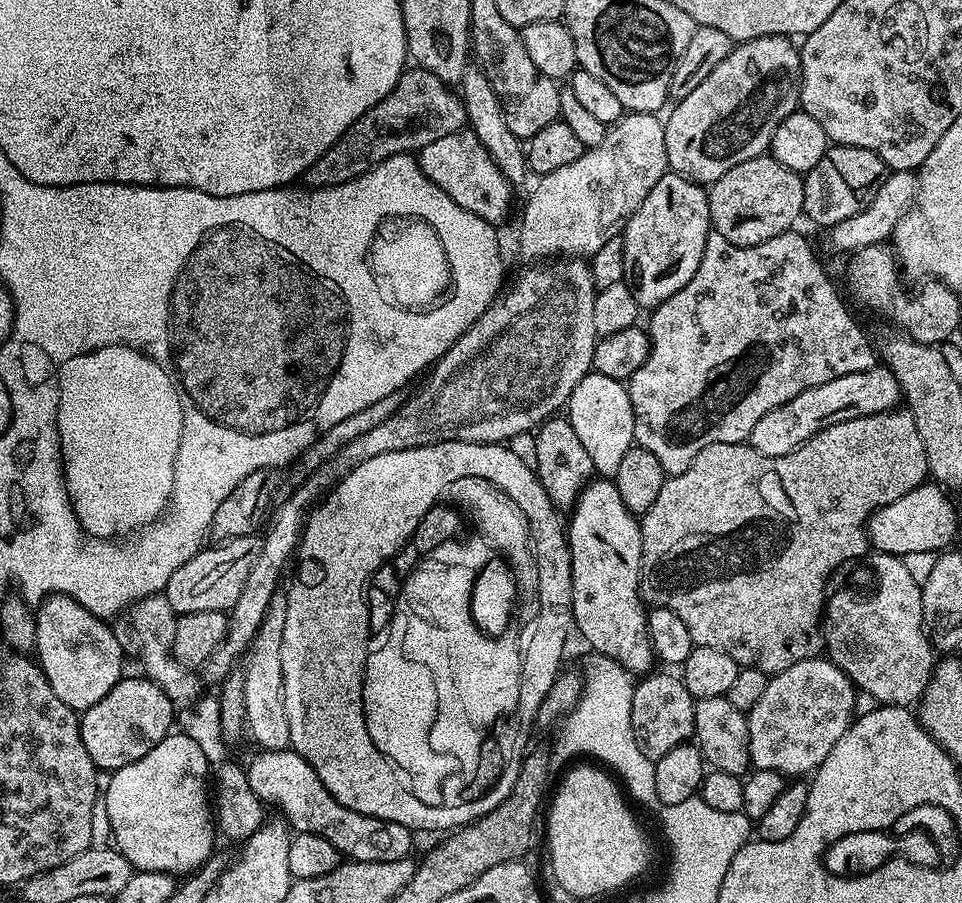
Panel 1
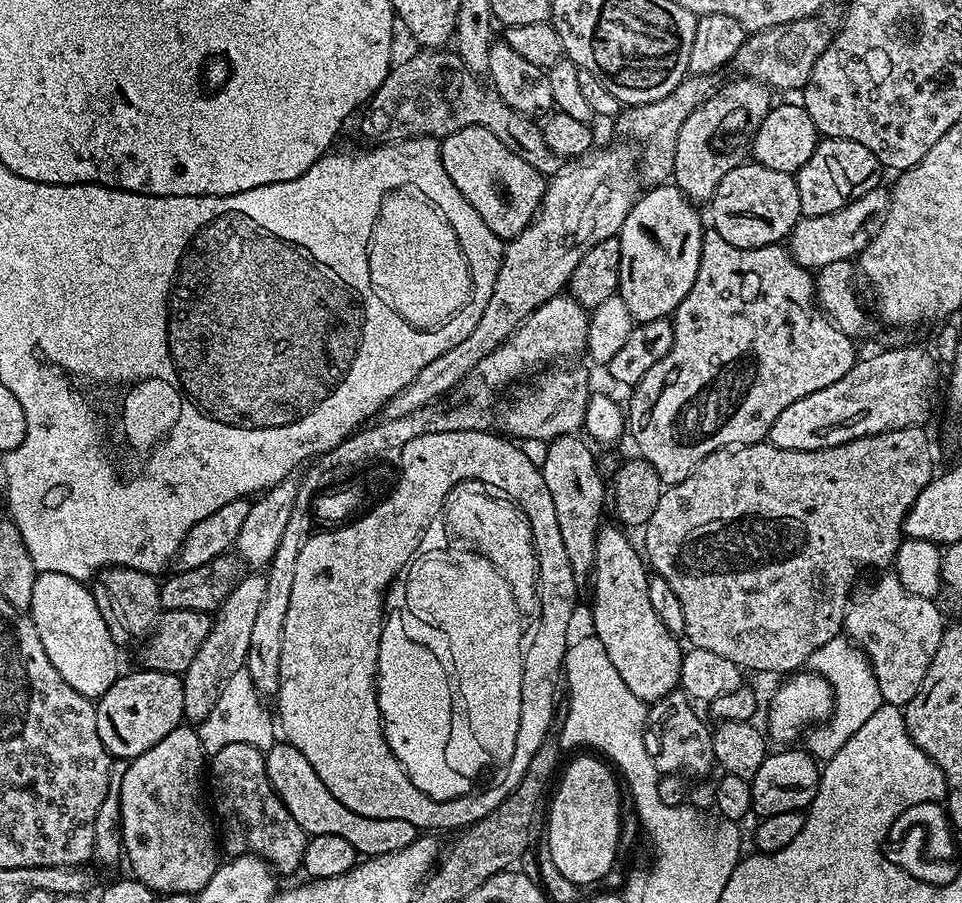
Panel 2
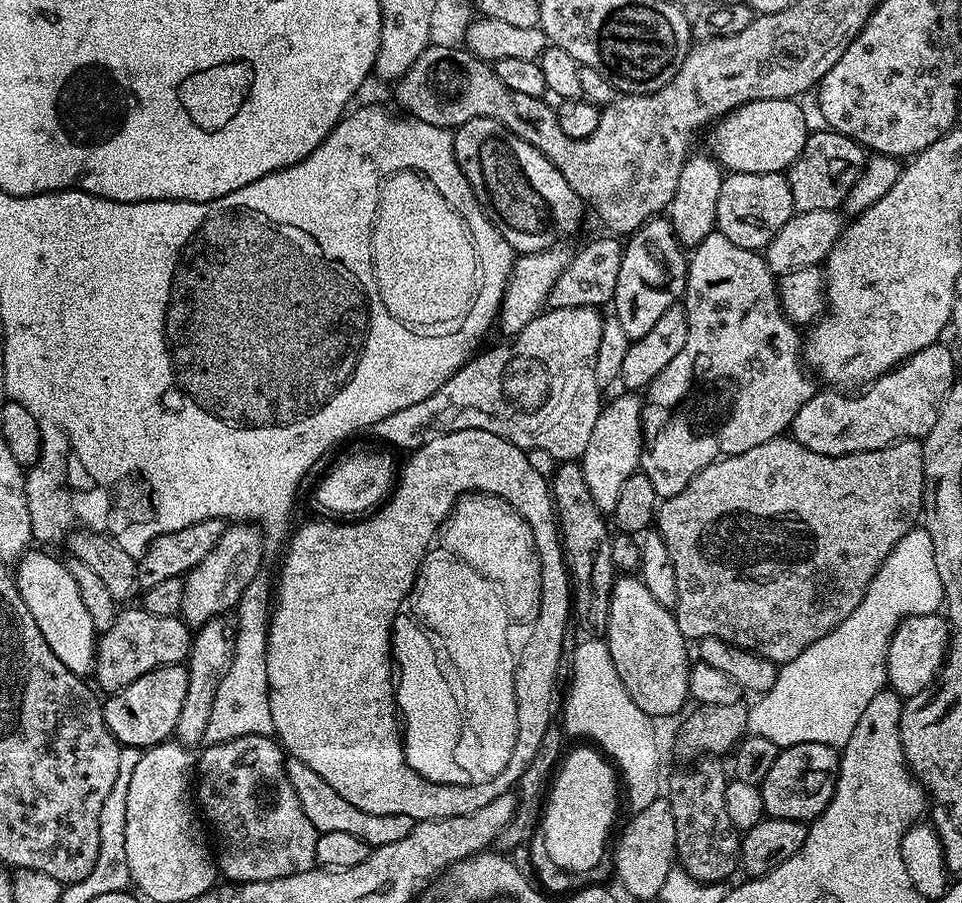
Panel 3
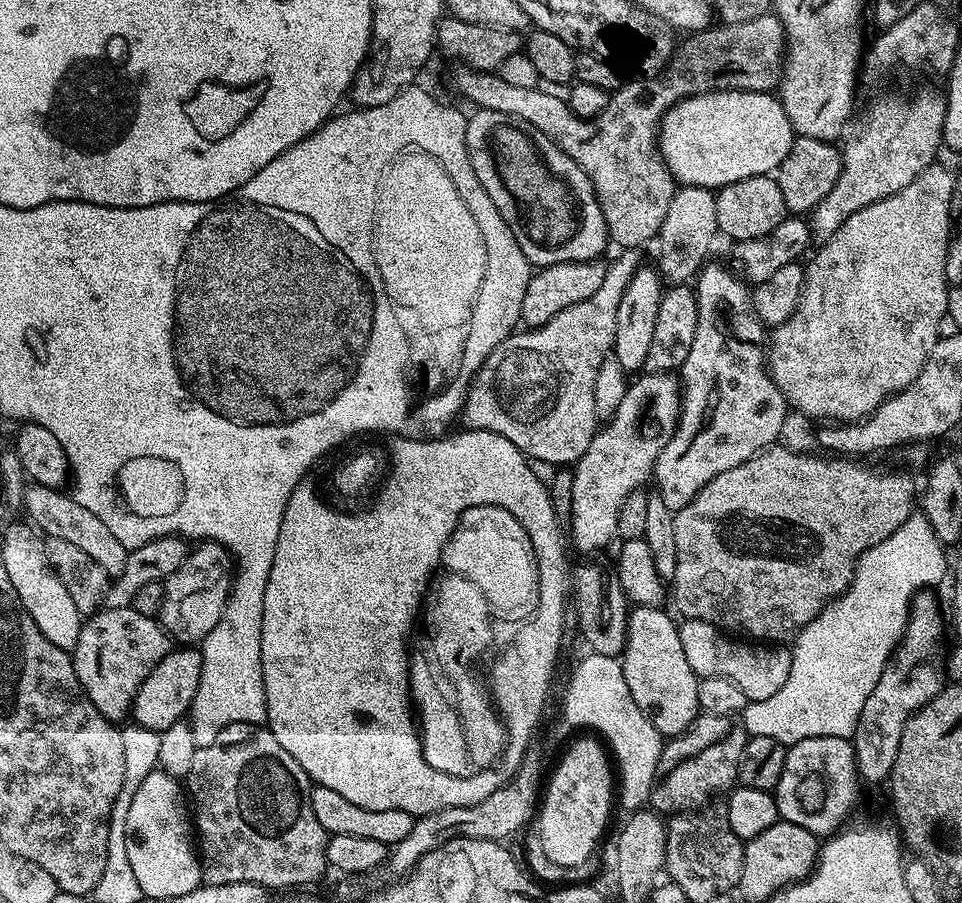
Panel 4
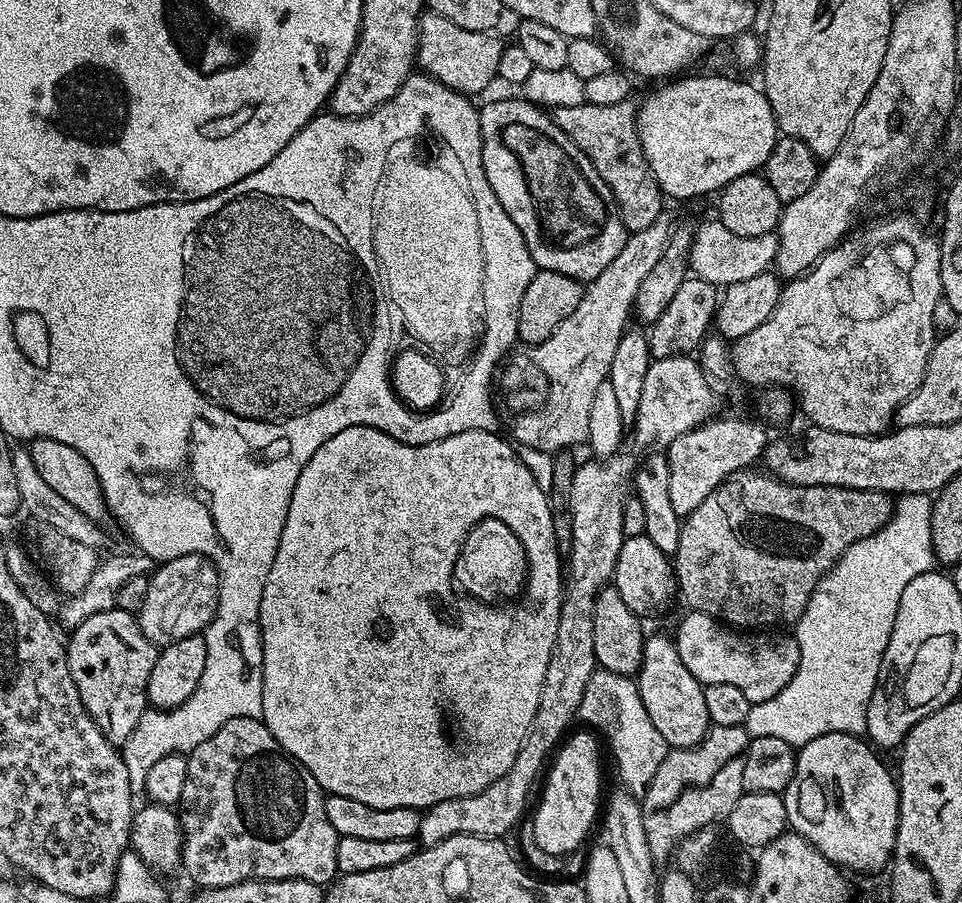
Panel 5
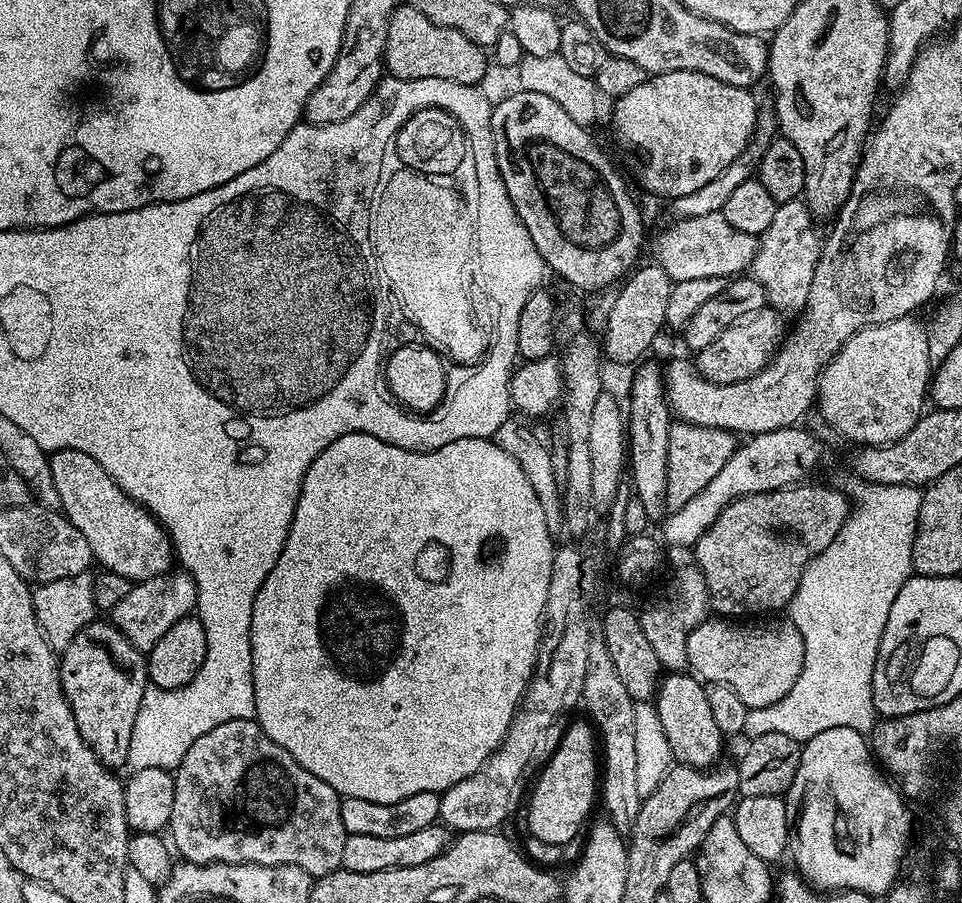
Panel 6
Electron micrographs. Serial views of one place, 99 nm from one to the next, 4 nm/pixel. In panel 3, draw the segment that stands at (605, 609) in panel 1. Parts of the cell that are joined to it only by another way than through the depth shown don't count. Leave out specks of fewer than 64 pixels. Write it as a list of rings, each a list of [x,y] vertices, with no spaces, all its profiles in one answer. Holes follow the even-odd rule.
[[[617,575],[612,584],[606,643],[610,658],[614,658],[614,670],[618,670],[618,678],[622,678],[622,686],[626,686],[638,710],[653,718],[685,711],[684,703],[689,703],[690,700],[689,645],[682,630],[678,630],[673,609],[662,606],[662,602],[658,602],[658,598],[654,598],[654,594],[646,590],[639,575]]]

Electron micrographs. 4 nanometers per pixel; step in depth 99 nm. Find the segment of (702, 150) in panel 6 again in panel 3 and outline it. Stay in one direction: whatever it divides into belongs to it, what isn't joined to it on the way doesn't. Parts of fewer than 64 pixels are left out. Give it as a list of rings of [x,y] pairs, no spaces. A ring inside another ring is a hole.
[[[795,99],[791,100],[751,100],[739,108],[733,108],[727,116],[711,125],[712,137],[708,144],[711,155],[721,169],[728,172],[745,172],[746,174],[766,174],[767,172],[784,172],[795,162],[798,154],[802,154],[802,146],[806,146],[810,135],[808,120],[799,108]]]

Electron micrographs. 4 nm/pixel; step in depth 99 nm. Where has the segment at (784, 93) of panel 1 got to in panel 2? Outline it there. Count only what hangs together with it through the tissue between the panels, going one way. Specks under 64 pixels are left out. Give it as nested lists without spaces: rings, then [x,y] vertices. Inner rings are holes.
[[[747,78],[735,79],[721,88],[719,85],[707,100],[700,103],[694,114],[682,122],[678,130],[672,180],[693,202],[711,201],[714,190],[724,175],[734,170],[734,166],[745,163],[760,123],[774,107],[774,92],[767,84],[759,84],[757,80]]]

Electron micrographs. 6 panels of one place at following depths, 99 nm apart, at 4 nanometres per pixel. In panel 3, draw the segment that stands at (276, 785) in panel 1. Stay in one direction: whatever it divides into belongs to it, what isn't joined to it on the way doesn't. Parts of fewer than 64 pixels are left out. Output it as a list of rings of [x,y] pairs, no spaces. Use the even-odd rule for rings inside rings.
[[[289,759],[288,777],[294,786],[294,792],[298,794],[298,802],[302,802],[302,810],[306,810],[306,818],[314,822],[317,833],[321,832],[340,832],[354,834],[354,838],[362,838],[372,848],[386,846],[390,842],[398,842],[401,838],[406,838],[410,834],[413,820],[406,818],[406,814],[366,814],[366,810],[358,810],[358,806],[350,806],[330,782],[322,782],[306,762],[298,762]]]

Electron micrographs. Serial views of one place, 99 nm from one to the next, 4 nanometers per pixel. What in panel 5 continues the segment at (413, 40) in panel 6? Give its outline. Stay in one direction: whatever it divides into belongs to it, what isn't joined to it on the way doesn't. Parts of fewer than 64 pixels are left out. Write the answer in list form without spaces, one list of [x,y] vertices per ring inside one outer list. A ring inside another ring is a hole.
[[[431,10],[425,11],[420,18],[420,37],[416,43],[416,64],[423,75],[432,77],[450,90],[473,94],[488,88],[498,77],[498,62],[506,46],[501,37],[490,32],[462,30],[454,26],[450,18]]]

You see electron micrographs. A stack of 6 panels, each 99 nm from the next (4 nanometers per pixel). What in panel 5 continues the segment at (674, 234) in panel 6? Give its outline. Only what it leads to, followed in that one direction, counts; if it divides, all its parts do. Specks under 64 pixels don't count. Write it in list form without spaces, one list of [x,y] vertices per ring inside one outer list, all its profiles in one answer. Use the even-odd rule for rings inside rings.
[[[712,218],[709,224],[695,229],[692,238],[692,249],[688,255],[691,271],[706,282],[717,286],[727,286],[734,282],[746,282],[758,274],[769,271],[776,261],[778,242],[775,232],[767,232],[754,238],[742,238],[730,234],[719,219]]]

